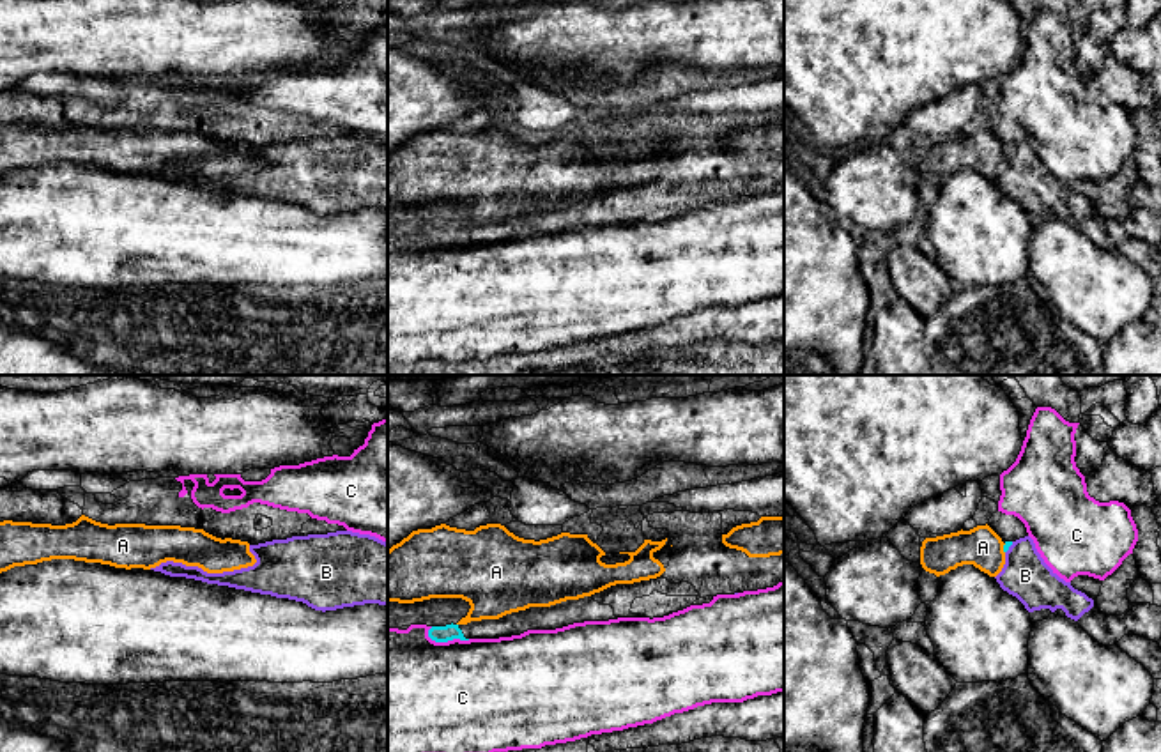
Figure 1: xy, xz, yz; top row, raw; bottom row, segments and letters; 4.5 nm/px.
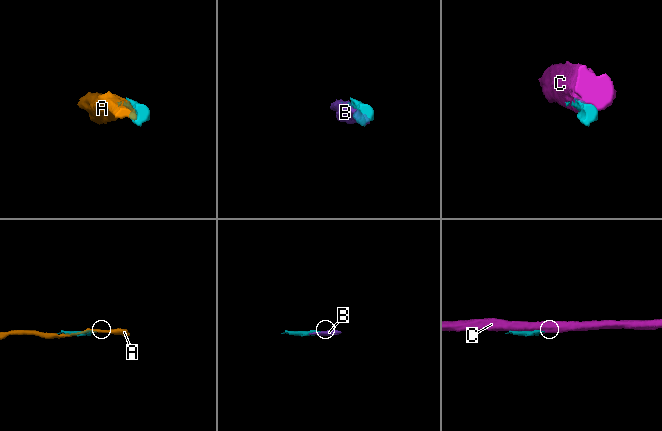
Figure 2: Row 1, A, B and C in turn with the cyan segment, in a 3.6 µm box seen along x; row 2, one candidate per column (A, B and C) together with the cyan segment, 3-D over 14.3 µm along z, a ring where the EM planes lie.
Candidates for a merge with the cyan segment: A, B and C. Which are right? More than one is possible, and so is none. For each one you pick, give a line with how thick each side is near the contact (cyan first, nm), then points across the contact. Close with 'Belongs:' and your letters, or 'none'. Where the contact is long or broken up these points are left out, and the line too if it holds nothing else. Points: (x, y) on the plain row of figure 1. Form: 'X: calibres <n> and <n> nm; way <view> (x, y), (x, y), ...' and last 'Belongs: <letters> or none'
B: calibres 30 and 220 nm
Belongs: B

